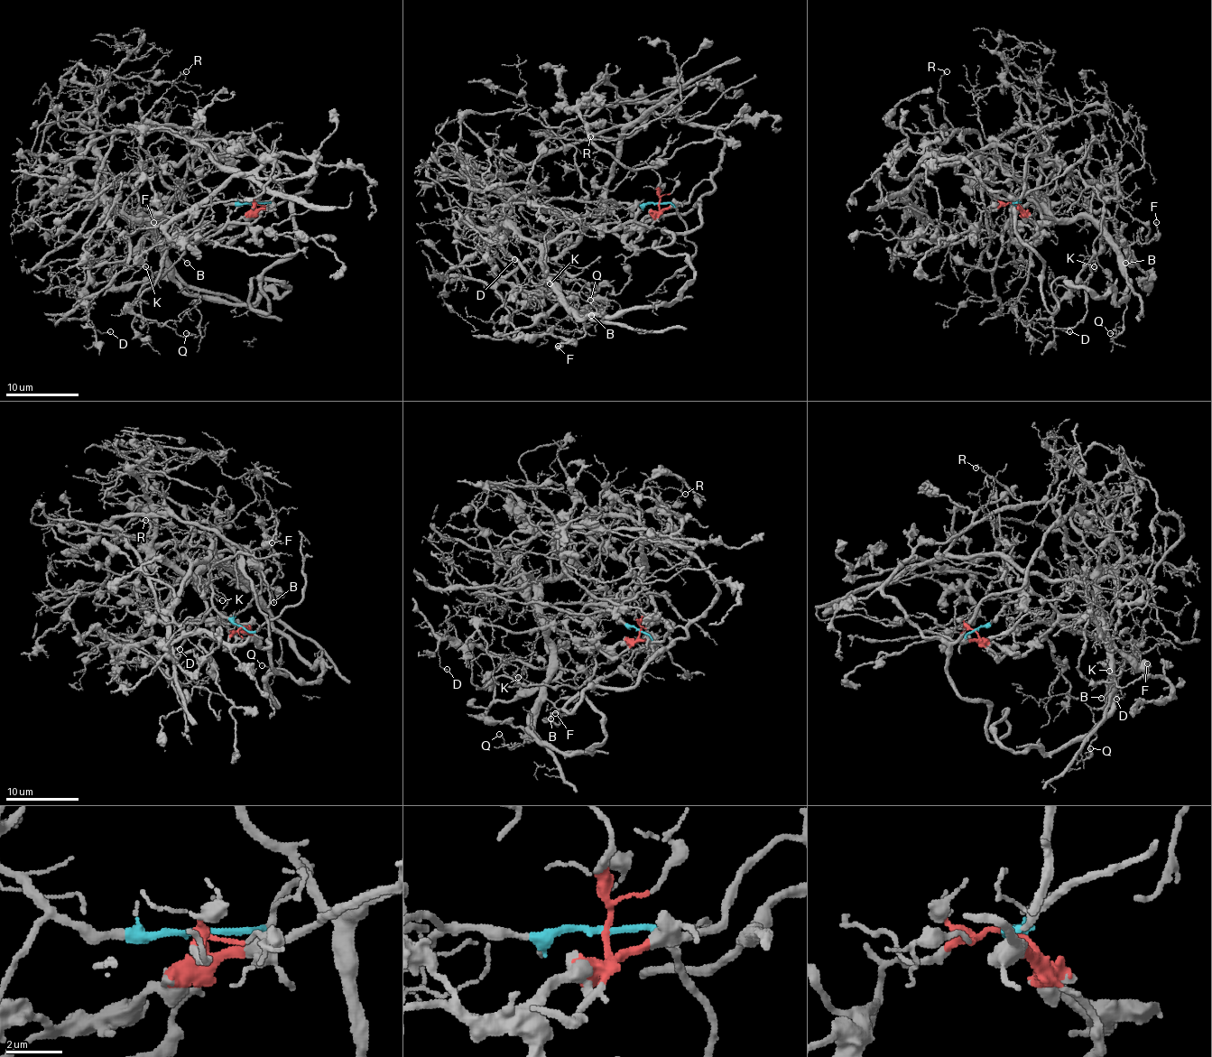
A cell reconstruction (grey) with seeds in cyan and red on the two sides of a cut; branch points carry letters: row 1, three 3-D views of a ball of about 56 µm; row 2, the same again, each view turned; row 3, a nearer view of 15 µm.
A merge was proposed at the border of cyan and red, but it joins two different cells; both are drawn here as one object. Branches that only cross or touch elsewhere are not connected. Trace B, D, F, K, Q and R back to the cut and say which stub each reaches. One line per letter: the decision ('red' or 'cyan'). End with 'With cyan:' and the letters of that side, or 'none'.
B: red
D: red
F: red
K: red
Q: red
R: cyan
With cyan: R

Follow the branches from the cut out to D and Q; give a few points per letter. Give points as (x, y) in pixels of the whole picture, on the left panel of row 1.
D: (254, 203), (234, 224), (202, 235), (140, 218), (147, 222), (90, 268), (88, 325), (110, 332)
Q: (254, 203), (234, 224), (206, 233), (140, 218), (197, 292), (200, 330), (186, 334)

